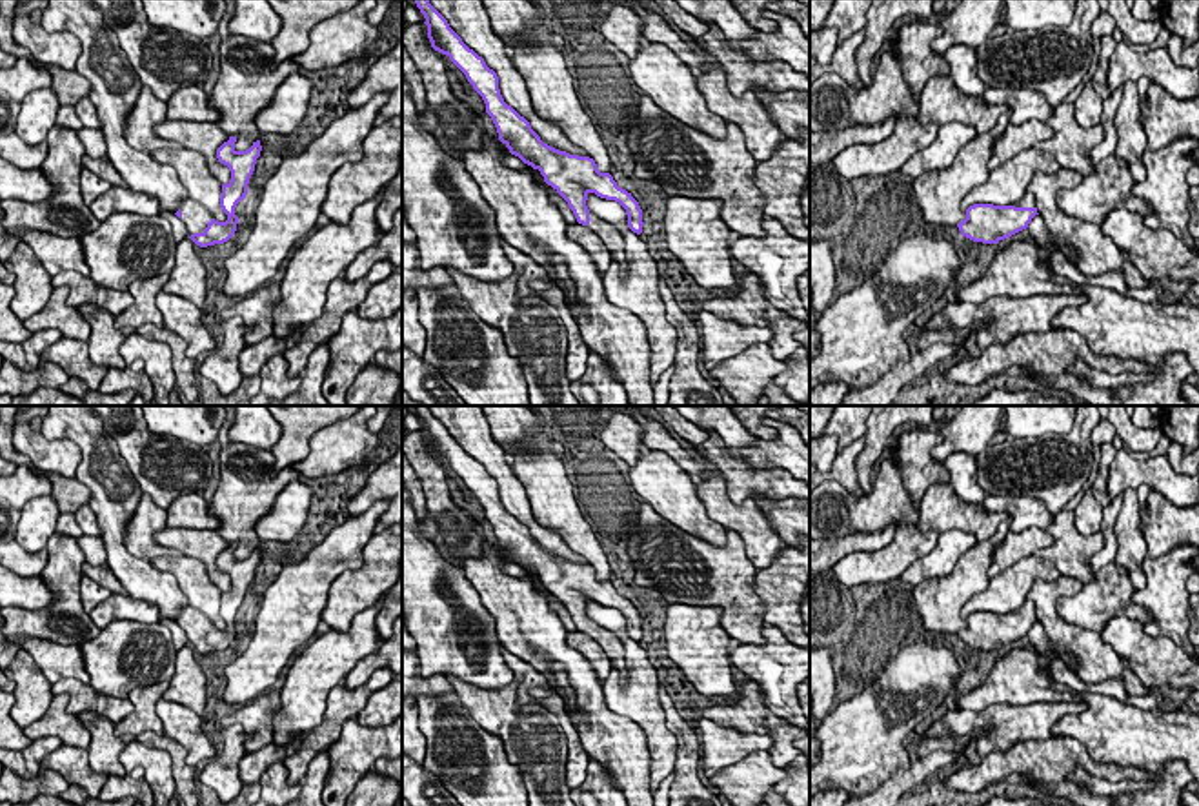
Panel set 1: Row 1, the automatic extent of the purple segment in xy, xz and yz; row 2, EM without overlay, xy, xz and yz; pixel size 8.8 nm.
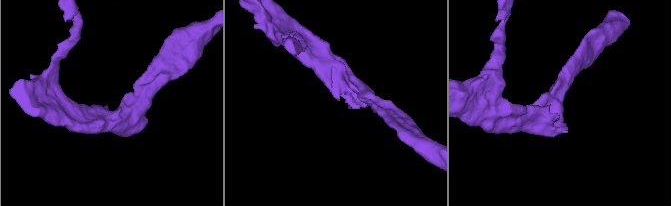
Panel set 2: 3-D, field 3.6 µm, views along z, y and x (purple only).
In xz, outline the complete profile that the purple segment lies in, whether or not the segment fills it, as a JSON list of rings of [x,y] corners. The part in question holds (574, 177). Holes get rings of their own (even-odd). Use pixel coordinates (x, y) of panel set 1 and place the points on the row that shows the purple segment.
[[[415,0],[426,18],[431,47],[466,75],[473,89],[482,96],[486,113],[491,116],[499,140],[524,164],[539,169],[544,182],[551,186],[569,206],[579,224],[593,231],[610,249],[611,260],[620,266],[620,278],[628,278],[622,235],[606,220],[593,215],[588,206],[588,195],[619,202],[628,215],[628,226],[633,233],[642,233],[642,209],[626,189],[619,187],[610,173],[600,173],[589,156],[559,151],[540,140],[529,122],[508,106],[499,89],[499,76],[489,69],[482,56],[469,49],[462,38],[449,27],[448,20],[429,4]]]

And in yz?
[[[1033,193],[1026,195],[1013,206],[973,204],[966,209],[966,218],[957,224],[962,237],[982,242],[999,244],[1004,238],[1028,227],[1032,218],[1039,215]]]

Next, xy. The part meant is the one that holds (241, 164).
[[[229,136],[229,140],[217,149],[218,162],[227,166],[231,171],[231,180],[222,184],[220,196],[220,207],[227,215],[227,220],[215,220],[204,206],[191,198],[182,200],[178,211],[175,213],[186,224],[189,238],[200,247],[224,244],[237,231],[238,217],[235,215],[235,207],[247,195],[247,184],[255,171],[262,146],[260,140],[257,140],[249,149],[237,151],[235,142],[237,136]]]

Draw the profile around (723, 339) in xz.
[[[702,309],[699,313],[702,324],[702,360],[722,362],[741,355],[753,344],[770,344],[773,340],[771,327],[741,326],[735,320],[724,320]]]

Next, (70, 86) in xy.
[[[45,65],[51,75],[51,87],[58,96],[60,106],[75,106],[84,96],[89,96],[91,84],[76,71],[65,71],[58,65]]]

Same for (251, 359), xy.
[[[273,335],[257,344],[246,346],[238,355],[240,375],[260,377],[260,371],[267,360],[277,353],[284,353],[286,349],[286,338],[275,338]]]

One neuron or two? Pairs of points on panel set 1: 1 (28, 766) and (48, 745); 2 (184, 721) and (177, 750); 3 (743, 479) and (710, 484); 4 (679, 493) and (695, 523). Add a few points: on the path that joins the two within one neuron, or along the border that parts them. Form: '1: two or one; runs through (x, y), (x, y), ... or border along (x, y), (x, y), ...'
1: one; runs through (31, 761), (42, 750)
2: two; border along (162, 735), (173, 737), (193, 766)
3: two; border along (723, 475), (734, 503), (754, 499)
4: one; runs through (679, 501), (690, 515)

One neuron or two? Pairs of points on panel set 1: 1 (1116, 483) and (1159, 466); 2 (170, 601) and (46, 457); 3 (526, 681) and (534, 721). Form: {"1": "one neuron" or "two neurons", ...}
{"1": "one neuron", "2": "two neurons", "3": "two neurons"}

